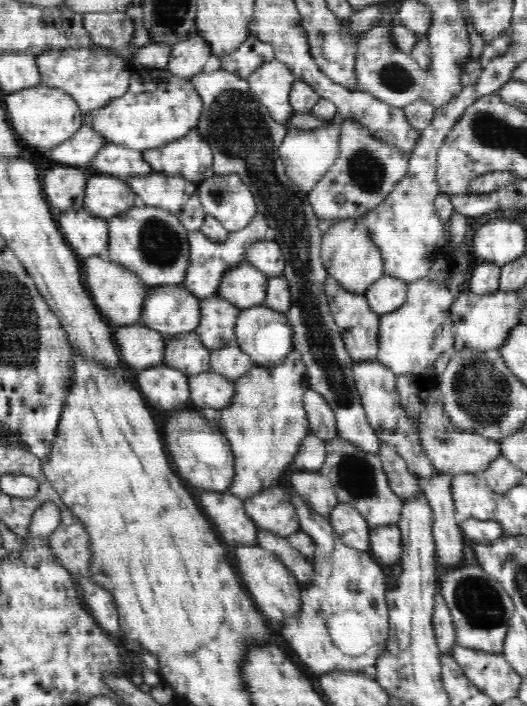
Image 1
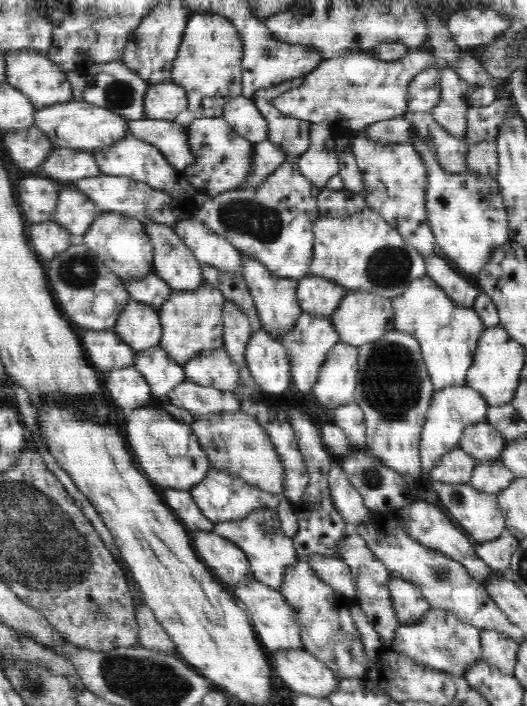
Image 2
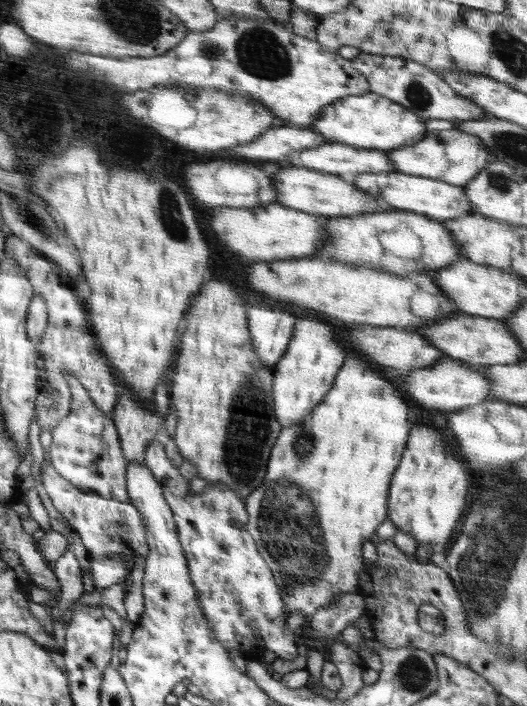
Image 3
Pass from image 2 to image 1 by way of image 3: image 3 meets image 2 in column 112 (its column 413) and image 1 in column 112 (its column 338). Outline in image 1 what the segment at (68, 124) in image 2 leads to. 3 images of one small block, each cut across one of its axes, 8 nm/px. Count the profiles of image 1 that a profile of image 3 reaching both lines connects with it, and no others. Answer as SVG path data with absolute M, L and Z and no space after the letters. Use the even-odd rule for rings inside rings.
M164 68L153 69L148 74L148 78L142 80L142 70L140 70L136 74L132 72L126 94L107 102L105 107L89 112L85 116L85 122L88 122L107 143L147 151L186 136L198 124L202 107L202 99L196 92L191 79L172 76L170 71Z

